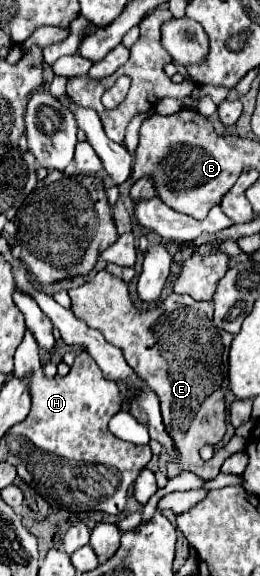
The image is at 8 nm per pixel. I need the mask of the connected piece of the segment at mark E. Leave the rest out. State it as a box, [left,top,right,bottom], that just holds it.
[69,269,233,479]

